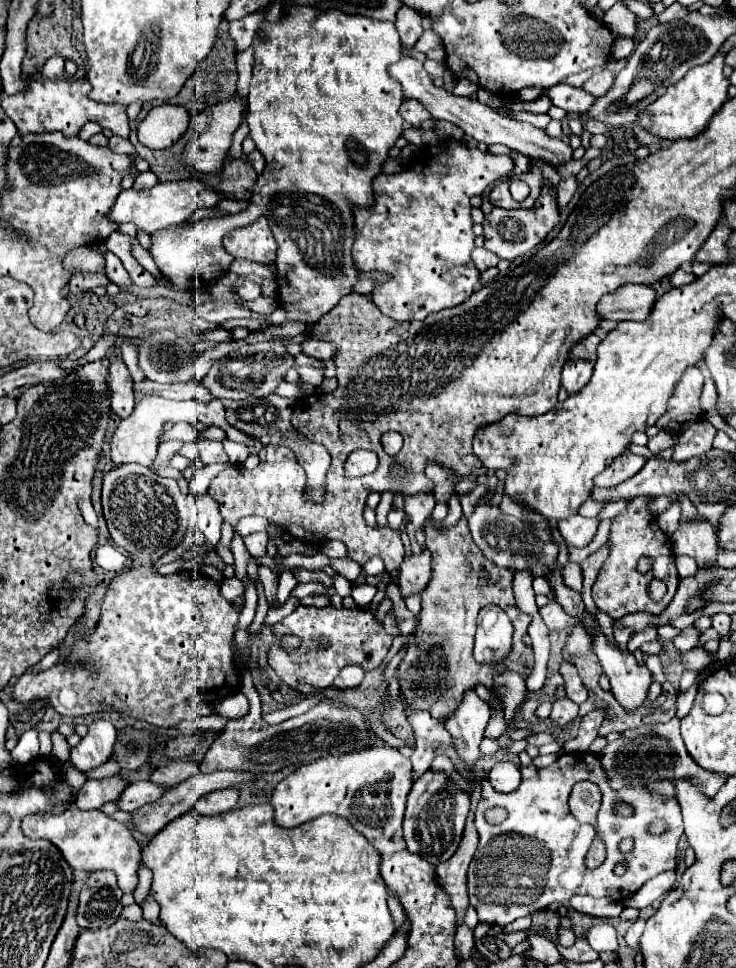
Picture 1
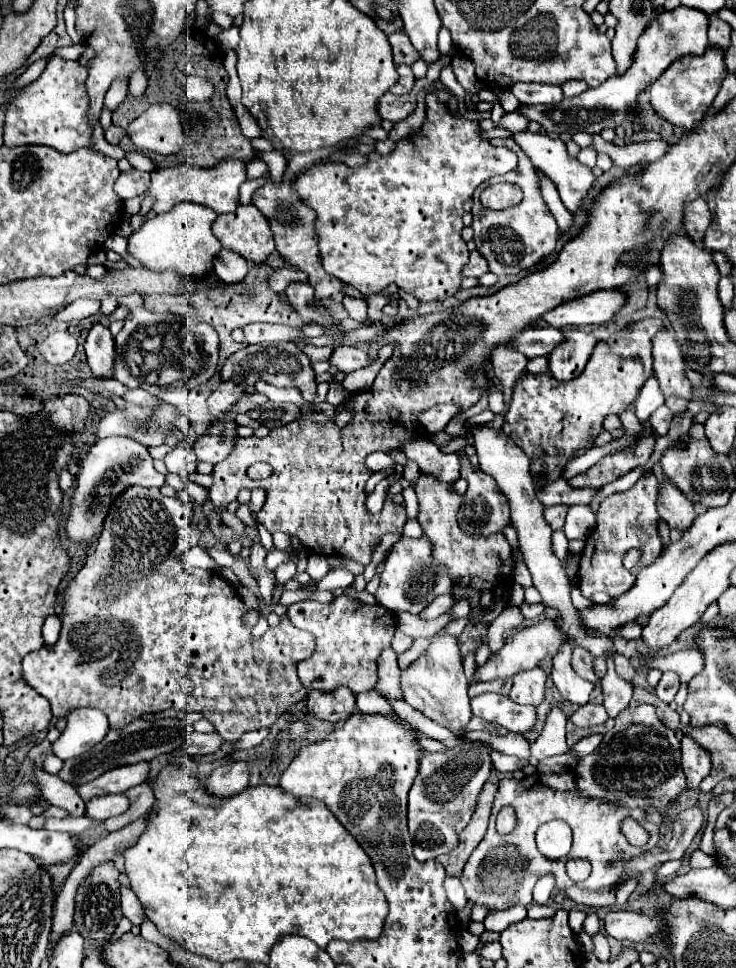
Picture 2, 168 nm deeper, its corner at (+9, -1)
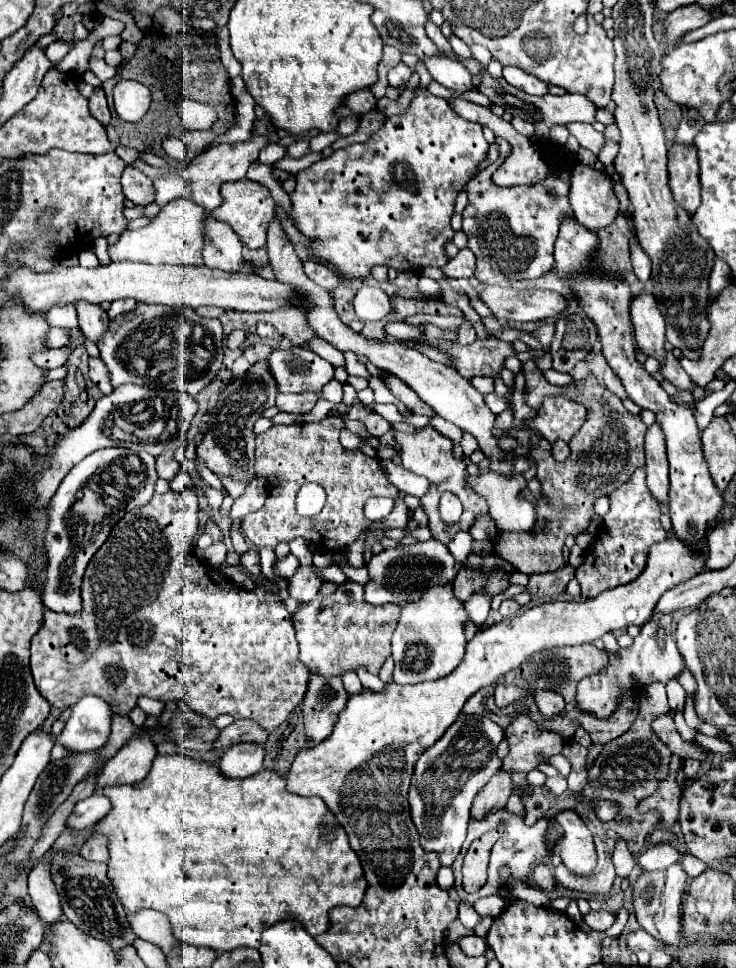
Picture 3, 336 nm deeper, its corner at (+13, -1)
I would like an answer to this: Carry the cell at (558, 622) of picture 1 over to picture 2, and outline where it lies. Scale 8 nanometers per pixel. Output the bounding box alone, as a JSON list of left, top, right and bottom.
[520,601,544,619]

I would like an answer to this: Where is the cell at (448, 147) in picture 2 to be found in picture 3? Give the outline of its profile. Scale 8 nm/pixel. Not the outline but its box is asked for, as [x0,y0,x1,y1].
[290,91,490,279]

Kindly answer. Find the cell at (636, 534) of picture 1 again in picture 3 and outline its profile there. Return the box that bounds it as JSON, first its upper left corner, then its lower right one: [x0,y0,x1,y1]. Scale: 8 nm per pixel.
[576,467,668,597]

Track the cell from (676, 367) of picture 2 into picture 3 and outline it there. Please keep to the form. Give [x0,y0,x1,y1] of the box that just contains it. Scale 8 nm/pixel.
[630,291,666,367]

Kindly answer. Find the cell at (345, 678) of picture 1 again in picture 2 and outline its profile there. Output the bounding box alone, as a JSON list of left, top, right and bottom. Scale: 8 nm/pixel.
[308,689,354,723]

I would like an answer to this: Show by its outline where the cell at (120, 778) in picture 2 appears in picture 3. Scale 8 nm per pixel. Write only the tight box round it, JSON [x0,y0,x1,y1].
[96,737,156,791]

